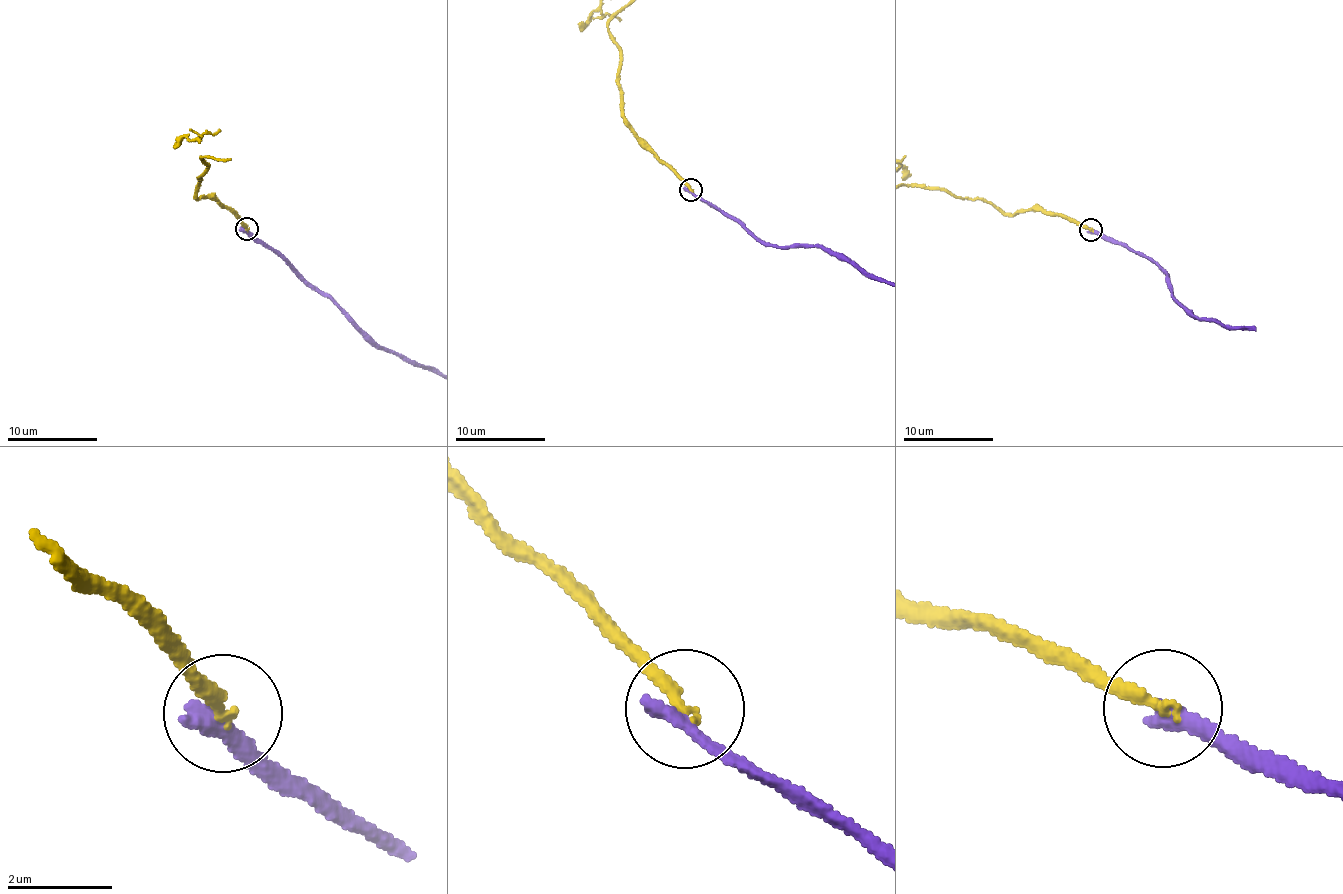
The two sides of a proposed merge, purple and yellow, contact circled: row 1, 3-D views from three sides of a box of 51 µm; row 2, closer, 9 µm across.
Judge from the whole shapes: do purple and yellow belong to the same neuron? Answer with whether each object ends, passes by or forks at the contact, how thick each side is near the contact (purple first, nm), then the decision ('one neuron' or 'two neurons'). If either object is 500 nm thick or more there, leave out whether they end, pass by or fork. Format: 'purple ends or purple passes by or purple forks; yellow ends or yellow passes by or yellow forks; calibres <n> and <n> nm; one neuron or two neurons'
purple ends; yellow ends; calibres 340 and 240 nm; two neurons

